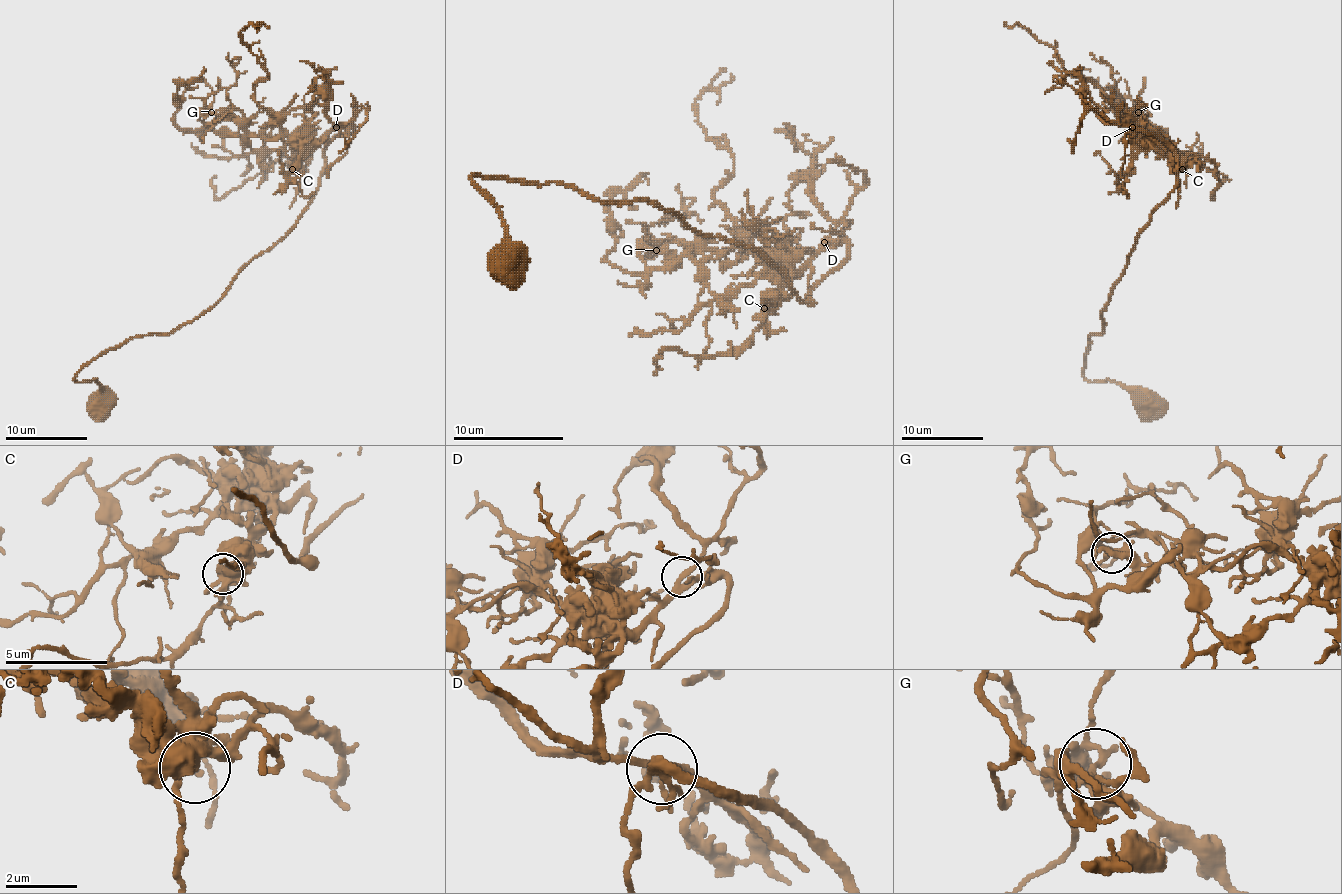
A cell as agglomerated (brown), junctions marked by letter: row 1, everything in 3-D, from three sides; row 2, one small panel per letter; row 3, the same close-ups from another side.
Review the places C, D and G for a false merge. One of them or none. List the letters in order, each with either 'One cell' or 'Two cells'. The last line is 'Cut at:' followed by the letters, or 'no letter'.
C: One cell
D: One cell
G: Two cells
Cut at: G

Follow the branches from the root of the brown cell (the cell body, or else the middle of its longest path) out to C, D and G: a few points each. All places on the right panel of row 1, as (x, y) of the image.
C: (1143, 405), (1114, 382), (1090, 382), (1084, 358), (1135, 239), (1176, 184), (1178, 157), (1151, 137), (1182, 169)
D: (1143, 405), (1084, 376), (1088, 337), (1102, 331), (1135, 239), (1176, 184), (1178, 157), (1133, 126)
G: (1143, 405), (1084, 376), (1088, 337), (1102, 331), (1135, 239), (1176, 184), (1178, 157), (1137, 139), (1139, 112)

